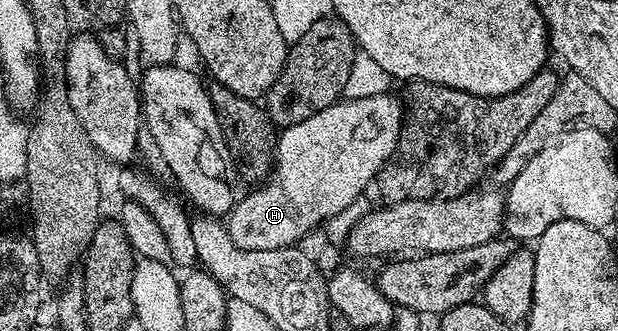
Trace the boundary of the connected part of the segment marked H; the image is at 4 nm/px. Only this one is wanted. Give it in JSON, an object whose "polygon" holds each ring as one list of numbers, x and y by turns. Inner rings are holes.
{"polygon":[[388,92,368,98,338,100,307,120,284,129,275,144,275,166,269,180,256,185,247,195,236,201,225,225,233,244,242,250,272,250,302,243,302,238,314,226,322,227,327,219,337,216,345,208,360,201,363,189,379,177,388,158,395,153,399,134,405,121,405,106]]}

